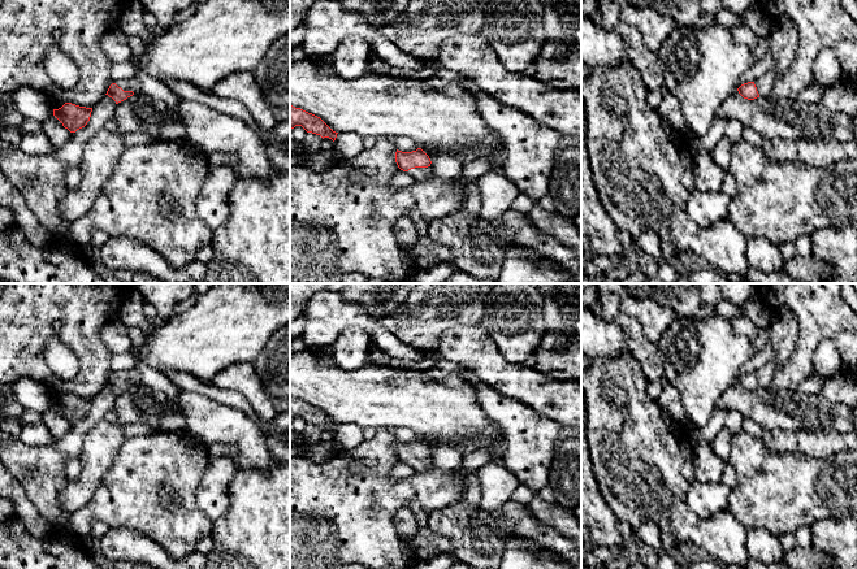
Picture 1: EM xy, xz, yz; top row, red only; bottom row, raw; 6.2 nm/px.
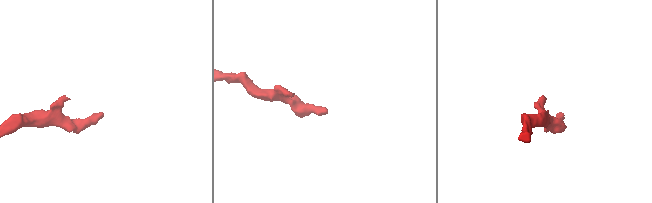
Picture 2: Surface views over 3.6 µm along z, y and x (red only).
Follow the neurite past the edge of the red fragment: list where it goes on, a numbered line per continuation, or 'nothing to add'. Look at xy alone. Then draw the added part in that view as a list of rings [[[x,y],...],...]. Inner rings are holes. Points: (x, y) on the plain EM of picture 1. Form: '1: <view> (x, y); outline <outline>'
1: xy (131, 374); outline [[[130,368],[124,372],[116,373],[118,378],[121,378],[124,382],[133,382],[134,385],[140,383],[140,375],[137,368]]]

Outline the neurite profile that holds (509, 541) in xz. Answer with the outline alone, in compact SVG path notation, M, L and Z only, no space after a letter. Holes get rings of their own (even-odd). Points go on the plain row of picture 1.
M512 535L512 537L506 537L502 540L506 546L524 546L524 547L529 547L533 552L546 552L554 560L560 560L566 563L570 569L572 569L572 566L566 560L563 560L557 552L554 552L553 550L542 548L538 544L533 543L531 539Z

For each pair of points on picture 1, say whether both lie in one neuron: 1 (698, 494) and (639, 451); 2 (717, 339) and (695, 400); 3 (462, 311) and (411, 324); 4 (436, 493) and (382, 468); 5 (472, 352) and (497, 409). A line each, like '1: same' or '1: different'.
1: different
2: same
3: same
4: same
5: different

